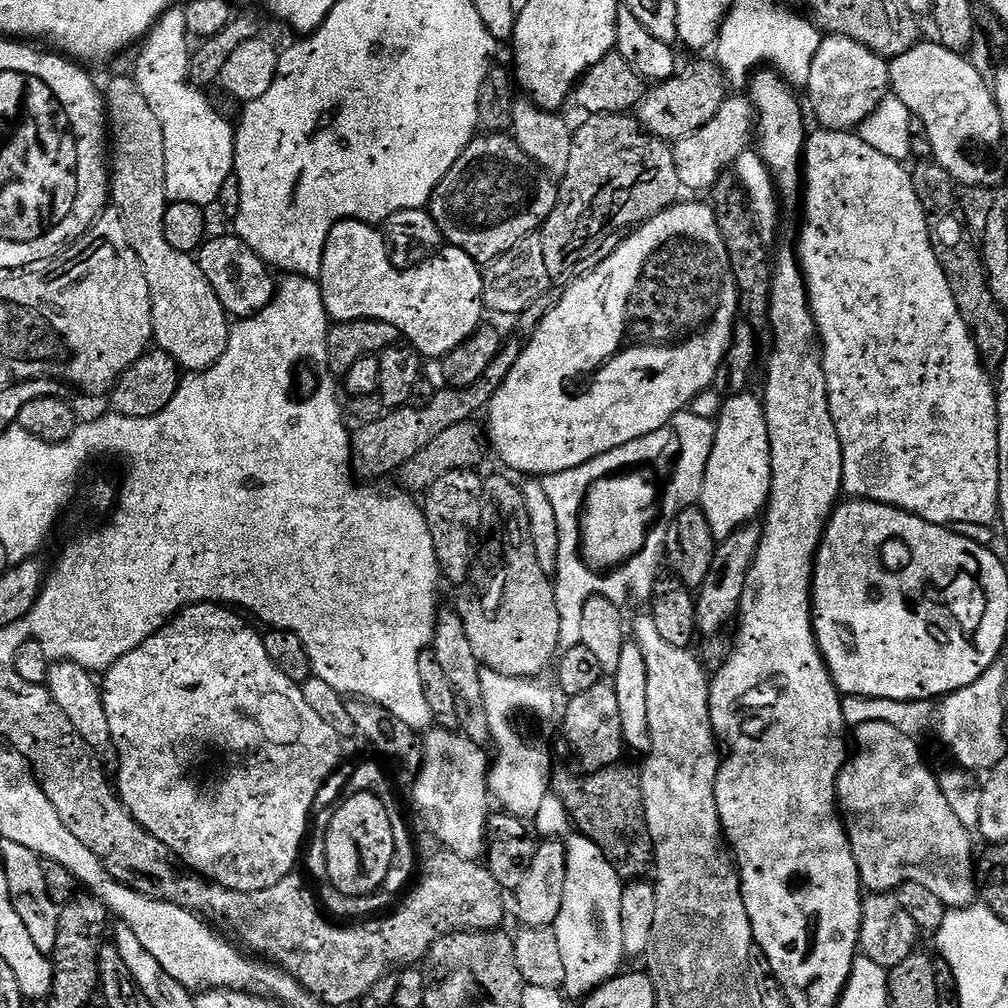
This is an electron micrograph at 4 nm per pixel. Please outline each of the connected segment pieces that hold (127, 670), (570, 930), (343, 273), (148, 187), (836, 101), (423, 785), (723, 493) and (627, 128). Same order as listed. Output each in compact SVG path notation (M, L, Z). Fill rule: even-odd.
M189 604L187 608L176 613L158 633L158 639L153 638L145 642L142 646L138 646L134 650L130 650L130 654L126 654L122 658L118 658L118 662L114 662L114 666L109 668L102 680L102 691L106 710L107 721L110 722L110 734L113 735L114 756L120 759L120 784L118 783L118 795L124 802L124 807L131 812L146 831L154 838L158 838L158 842L162 842L175 856L179 856L181 861L193 873L199 874L206 880L213 880L216 884L226 886L230 890L238 890L239 892L257 892L258 890L266 890L266 886L274 886L274 882L282 882L282 878L293 875L296 859L300 856L300 843L304 840L304 835L308 832L308 815L312 812L312 807L316 804L316 795L320 792L320 787L327 782L332 776L332 771L339 766L342 761L342 739L334 732L333 727L326 726L322 722L322 718L318 718L318 714L314 714L314 710L310 710L310 702L306 702L304 690L301 685L295 684L290 678L286 678L286 674L282 674L282 670L278 670L278 666L274 666L274 662L270 662L270 654L266 654L266 646L263 644L261 637L256 636L256 632L243 620L243 615L237 614L235 611L229 610L220 604Z
M550 794L543 800L534 821L534 828L541 837L559 838L564 841L564 849L567 852L564 901L562 910L558 910L554 929L566 968L563 991L573 992L577 998L583 998L599 984L605 984L612 977L619 976L622 971L619 964L626 960L622 934L622 894L625 881L617 874L616 867L609 862L600 847L589 836L576 831L568 814L568 807L564 804L563 795ZM588 940L592 940L596 956L604 956L604 960L596 960L595 964L598 966L590 965L590 970L589 966L586 966L586 970L580 970L580 956L584 954L584 958L590 960Z
M340 220L332 227L326 238L318 283L324 299L324 310L333 321L390 322L400 331L401 337L424 358L443 358L450 354L450 350L454 350L470 334L476 332L486 316L484 274L481 265L477 264L474 258L470 258L466 250L444 246L439 252L421 260L419 264L403 268L397 266L389 256L383 231L362 220Z
M131 75L116 76L102 92L106 109L106 120L110 125L110 200L115 211L124 219L128 231L128 243L136 252L140 268L146 274L146 282L150 286L152 299L152 334L154 344L159 351L170 354L189 373L203 372L211 368L224 356L228 348L230 317L224 311L222 302L218 302L218 294L206 282L206 274L202 274L199 259L187 252L174 250L170 242L166 242L164 233L164 215L169 200L164 186L163 156L163 124L157 115L150 110L149 103L142 96Z
M825 35L810 62L806 85L812 112L820 123L817 125L830 132L859 129L889 91L888 65L885 57L871 52L859 40L849 36Z
M433 727L423 737L424 760L415 773L412 796L426 823L449 852L467 860L479 861L488 846L490 756L459 731Z
M745 390L729 395L714 420L716 437L706 464L698 504L703 508L706 522L710 522L710 530L717 541L726 539L745 524L753 523L765 511L772 489L772 459L766 414L761 397L751 396L750 393Z
M606 112L603 116L589 115L585 120L588 121L581 128L573 131L570 166L566 166L566 174L559 181L554 210L539 233L542 254L546 254L546 270L550 270L553 282L559 281L579 260L586 259L607 236L614 235L619 228L639 226L664 212L677 203L676 195L682 192L673 145L650 135L635 115Z

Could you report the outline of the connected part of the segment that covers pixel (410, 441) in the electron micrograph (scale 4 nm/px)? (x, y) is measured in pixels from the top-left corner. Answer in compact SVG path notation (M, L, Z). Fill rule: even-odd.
M512 340L501 343L498 358L490 362L486 374L474 382L474 386L465 388L441 387L430 402L430 406L425 408L414 408L405 406L389 411L378 422L361 424L351 433L352 441L352 464L364 476L388 476L399 473L404 463L409 462L424 446L429 446L430 442L445 433L450 426L459 423L466 423L476 418L480 412L483 413L489 402L494 398L494 394L502 386L520 357L521 341Z

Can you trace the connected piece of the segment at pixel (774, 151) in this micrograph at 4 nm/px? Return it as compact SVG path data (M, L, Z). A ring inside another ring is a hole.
M760 70L751 77L750 99L754 109L754 124L758 129L758 151L776 184L777 193L784 194L802 184L802 157L806 143L804 112L796 101L793 85L775 70Z

